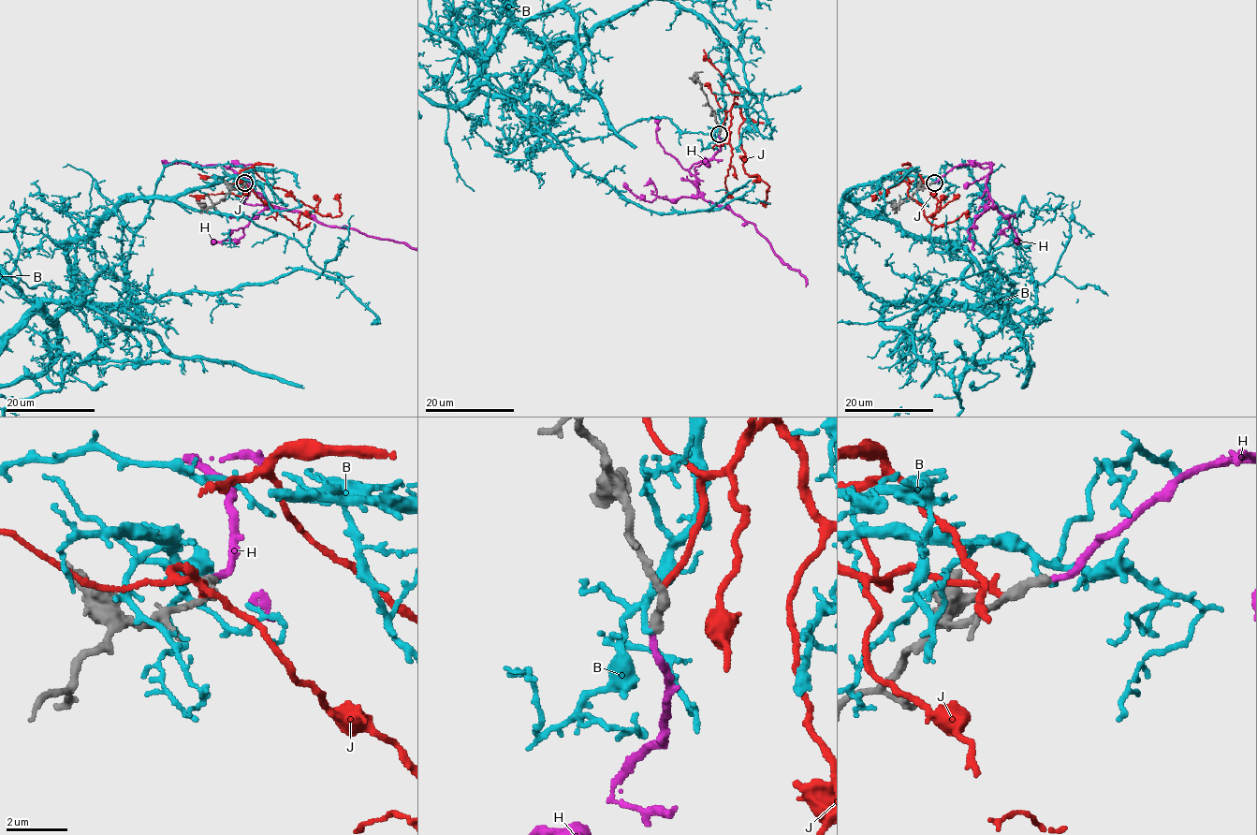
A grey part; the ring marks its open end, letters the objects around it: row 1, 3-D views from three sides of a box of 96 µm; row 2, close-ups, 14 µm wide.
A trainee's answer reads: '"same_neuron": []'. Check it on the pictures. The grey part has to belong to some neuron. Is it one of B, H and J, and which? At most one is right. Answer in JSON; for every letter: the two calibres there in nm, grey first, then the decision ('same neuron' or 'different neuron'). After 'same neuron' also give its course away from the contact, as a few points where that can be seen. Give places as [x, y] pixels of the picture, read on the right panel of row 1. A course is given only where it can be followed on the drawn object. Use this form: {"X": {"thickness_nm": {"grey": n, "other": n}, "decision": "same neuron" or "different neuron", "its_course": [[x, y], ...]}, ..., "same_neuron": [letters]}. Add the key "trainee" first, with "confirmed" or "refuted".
{"trainee": "refuted", "B": {"thickness_nm": {"grey": 360, "other": 170}, "decision": "different neuron"}, "H": {"thickness_nm": {"grey": 360, "other": 200}, "decision": "same neuron"}, "J": {"thickness_nm": {"grey": 280, "other": 220}, "decision": "different neuron"}, "same_neuron": ["H"]}

